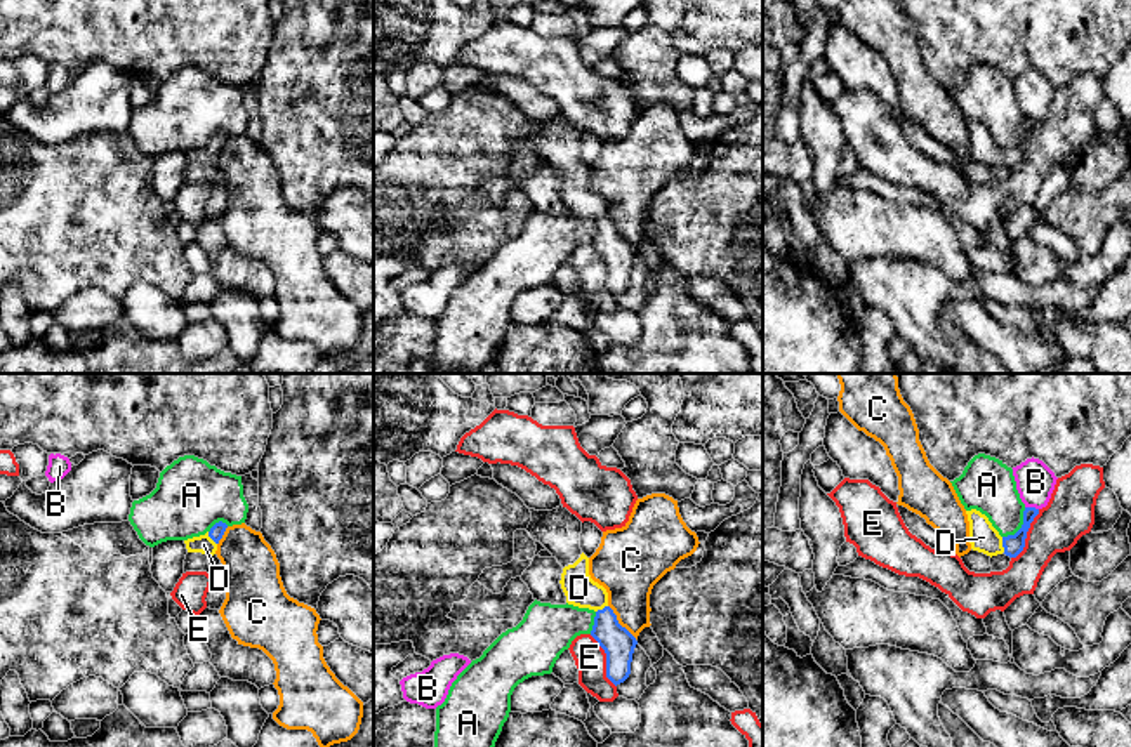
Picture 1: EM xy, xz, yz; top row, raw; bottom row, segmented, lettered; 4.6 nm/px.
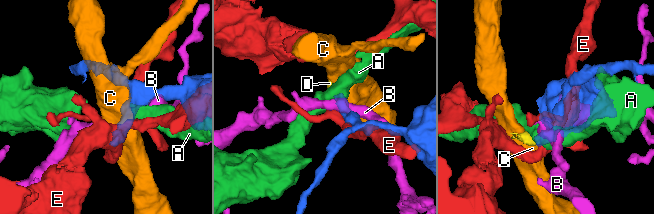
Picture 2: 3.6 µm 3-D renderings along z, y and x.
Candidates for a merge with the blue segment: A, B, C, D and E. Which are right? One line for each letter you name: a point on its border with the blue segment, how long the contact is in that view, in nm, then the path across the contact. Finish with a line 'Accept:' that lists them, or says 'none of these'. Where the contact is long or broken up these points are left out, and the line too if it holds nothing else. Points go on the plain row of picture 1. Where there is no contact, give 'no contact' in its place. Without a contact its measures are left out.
D: yz (1003, 155) | 70 nm | across yz (1013, 155), (1003, 155), (992, 155), (984, 148)
Accept: D

